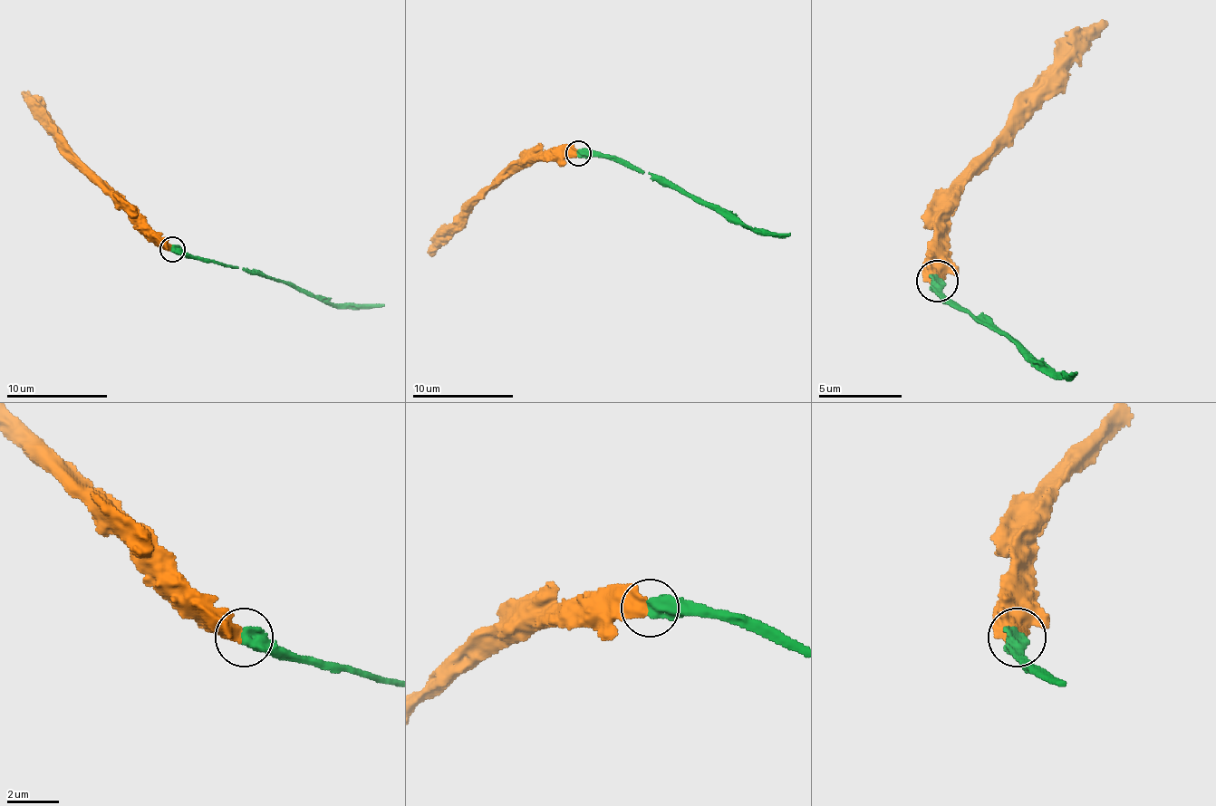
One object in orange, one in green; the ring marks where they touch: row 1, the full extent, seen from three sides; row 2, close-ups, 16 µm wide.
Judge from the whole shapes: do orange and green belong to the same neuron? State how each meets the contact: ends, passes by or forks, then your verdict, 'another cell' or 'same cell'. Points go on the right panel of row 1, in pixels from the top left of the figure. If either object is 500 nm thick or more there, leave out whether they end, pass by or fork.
same cell

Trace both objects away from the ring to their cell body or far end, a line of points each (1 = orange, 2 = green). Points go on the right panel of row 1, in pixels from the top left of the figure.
1: (939, 282), (939, 215), (950, 187), (1022, 115), (1047, 78), (1105, 20)
2: (939, 282), (947, 299), (1034, 361), (1055, 373), (1067, 373)

